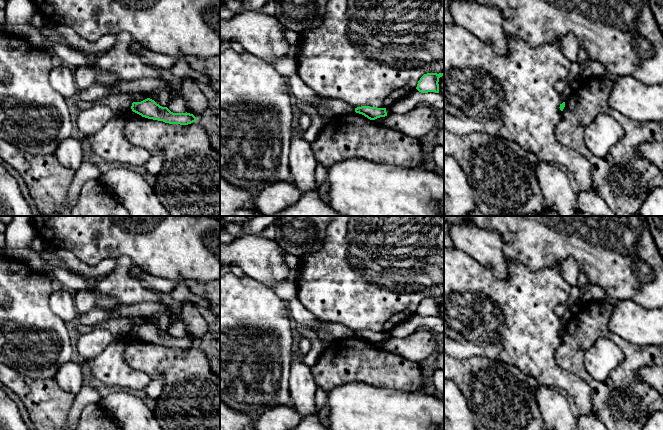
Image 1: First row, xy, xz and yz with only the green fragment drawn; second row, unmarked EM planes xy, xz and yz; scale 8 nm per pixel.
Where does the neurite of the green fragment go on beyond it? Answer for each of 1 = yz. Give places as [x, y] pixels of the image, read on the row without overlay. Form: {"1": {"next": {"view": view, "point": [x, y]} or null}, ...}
{"1": {"next": null}}

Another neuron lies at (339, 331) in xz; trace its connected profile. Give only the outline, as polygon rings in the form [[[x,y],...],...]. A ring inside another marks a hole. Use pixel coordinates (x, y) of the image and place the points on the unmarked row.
[[[322,322],[322,327],[333,335],[334,339],[342,339],[355,336],[355,332],[339,323]]]

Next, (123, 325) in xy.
[[[121,317],[118,319],[106,319],[93,326],[94,329],[105,329],[110,331],[115,338],[122,334],[130,333],[132,327],[132,320],[126,317]]]

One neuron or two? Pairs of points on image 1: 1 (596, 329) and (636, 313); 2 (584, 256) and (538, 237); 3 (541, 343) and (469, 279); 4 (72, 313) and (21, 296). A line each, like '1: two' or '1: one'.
1: two
2: one
3: one
4: two

